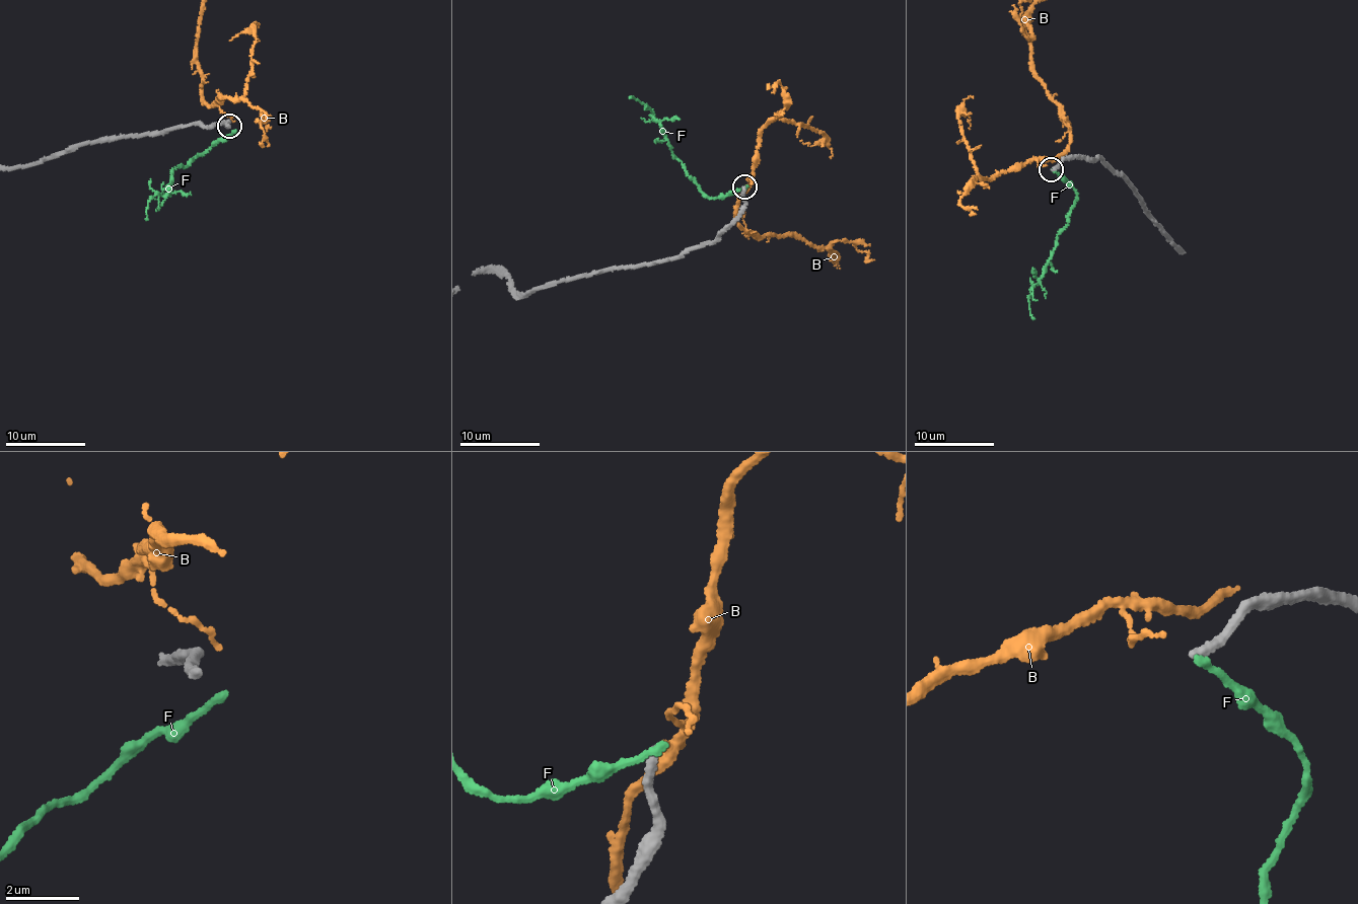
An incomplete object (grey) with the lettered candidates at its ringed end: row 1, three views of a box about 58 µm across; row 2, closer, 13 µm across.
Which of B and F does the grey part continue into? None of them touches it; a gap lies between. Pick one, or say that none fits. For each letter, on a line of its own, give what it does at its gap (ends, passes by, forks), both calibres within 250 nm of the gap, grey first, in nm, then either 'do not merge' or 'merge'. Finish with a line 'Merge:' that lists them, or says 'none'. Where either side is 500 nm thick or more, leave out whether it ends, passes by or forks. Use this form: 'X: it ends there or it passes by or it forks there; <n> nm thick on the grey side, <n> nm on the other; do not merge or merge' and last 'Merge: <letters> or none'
B: it ends there; 240 nm thick on the grey side, 130 nm on the other; do not merge
F: it ends there; 240 nm thick on the grey side, 200 nm on the other; do not merge
Merge: none

